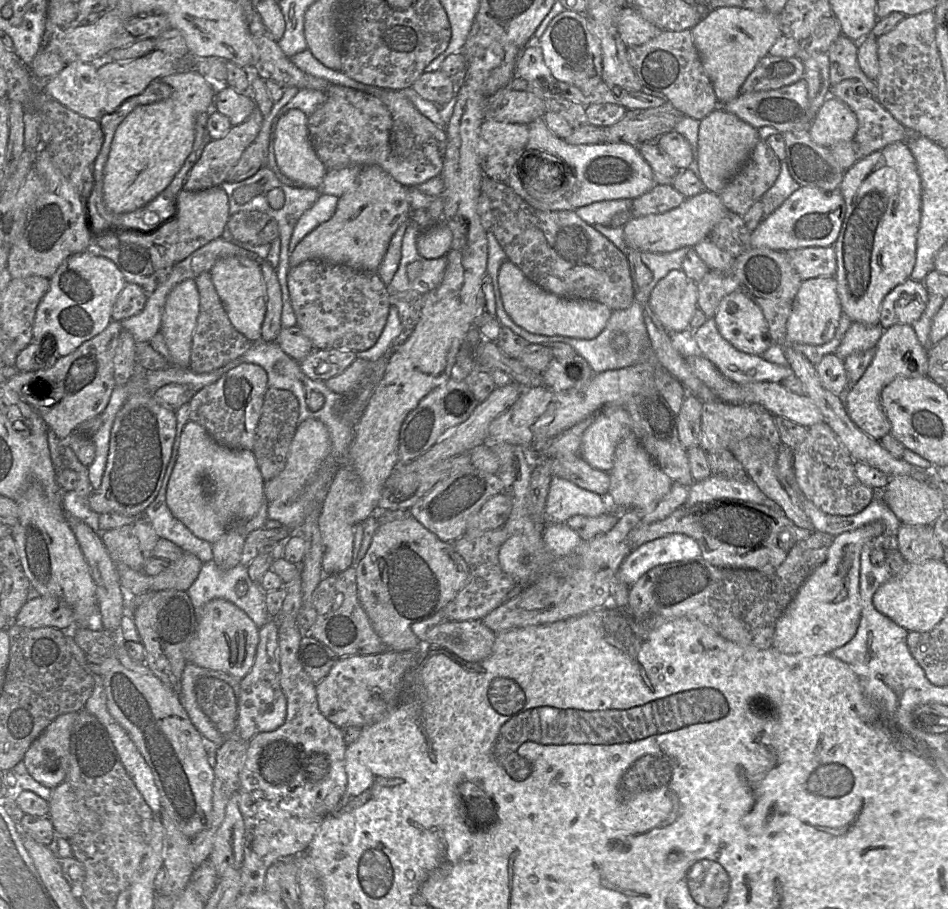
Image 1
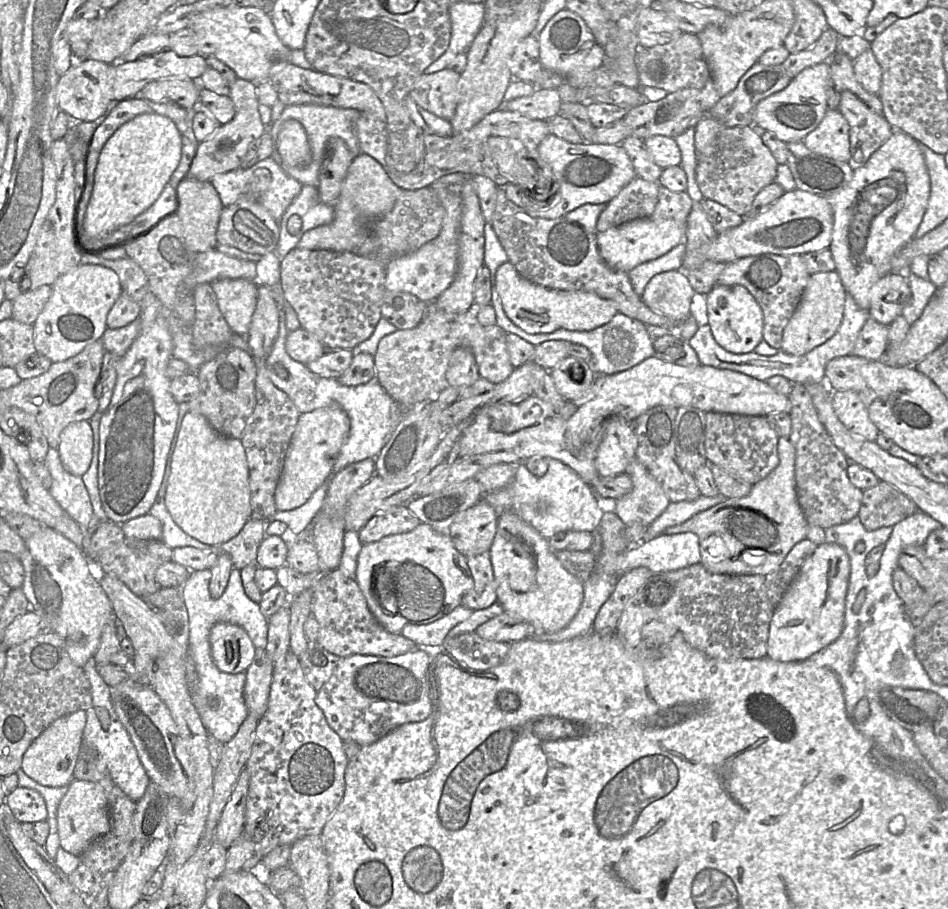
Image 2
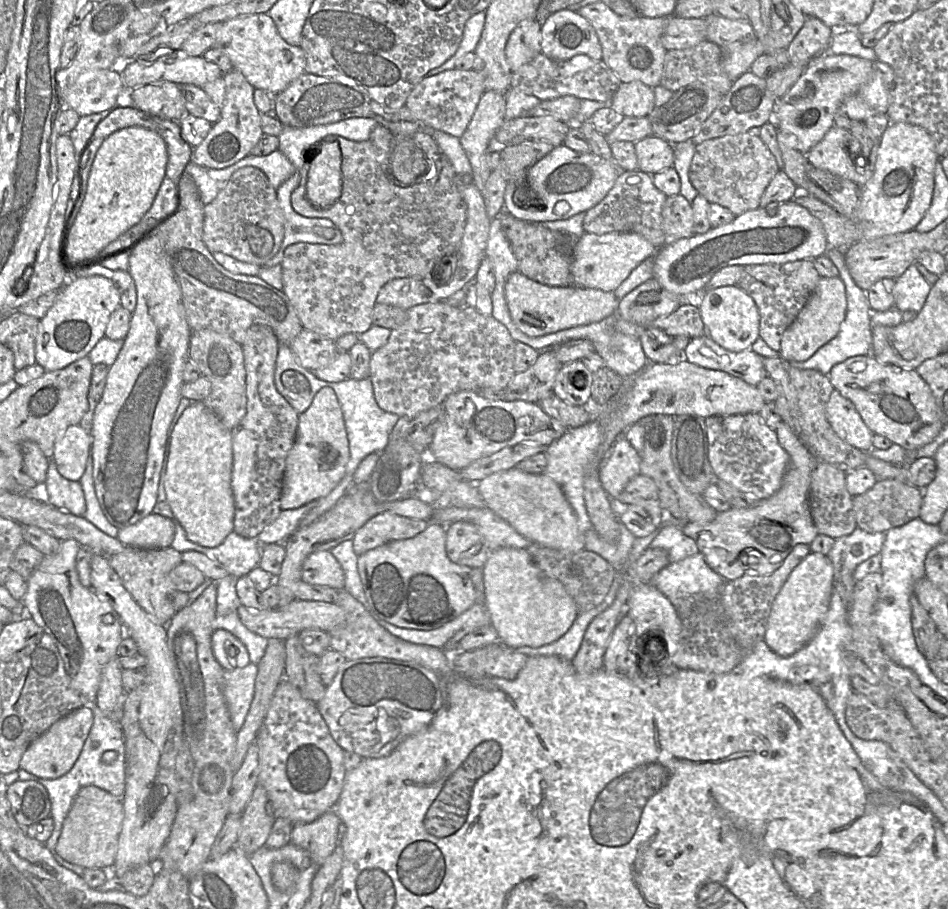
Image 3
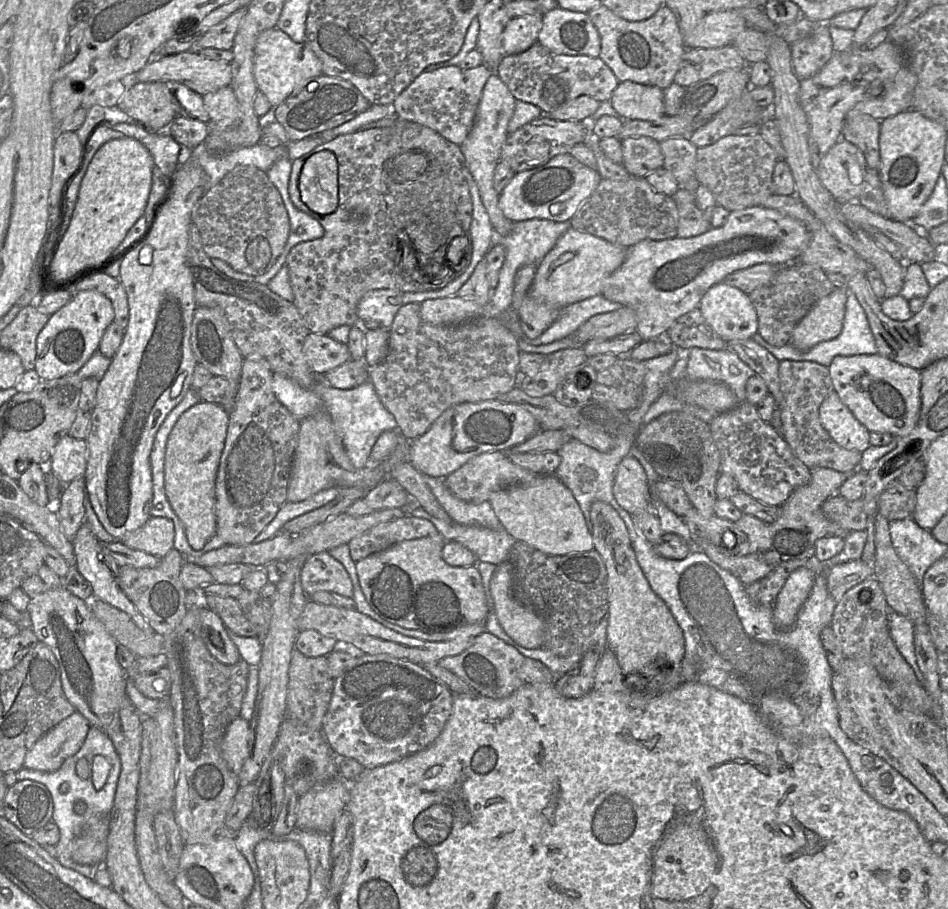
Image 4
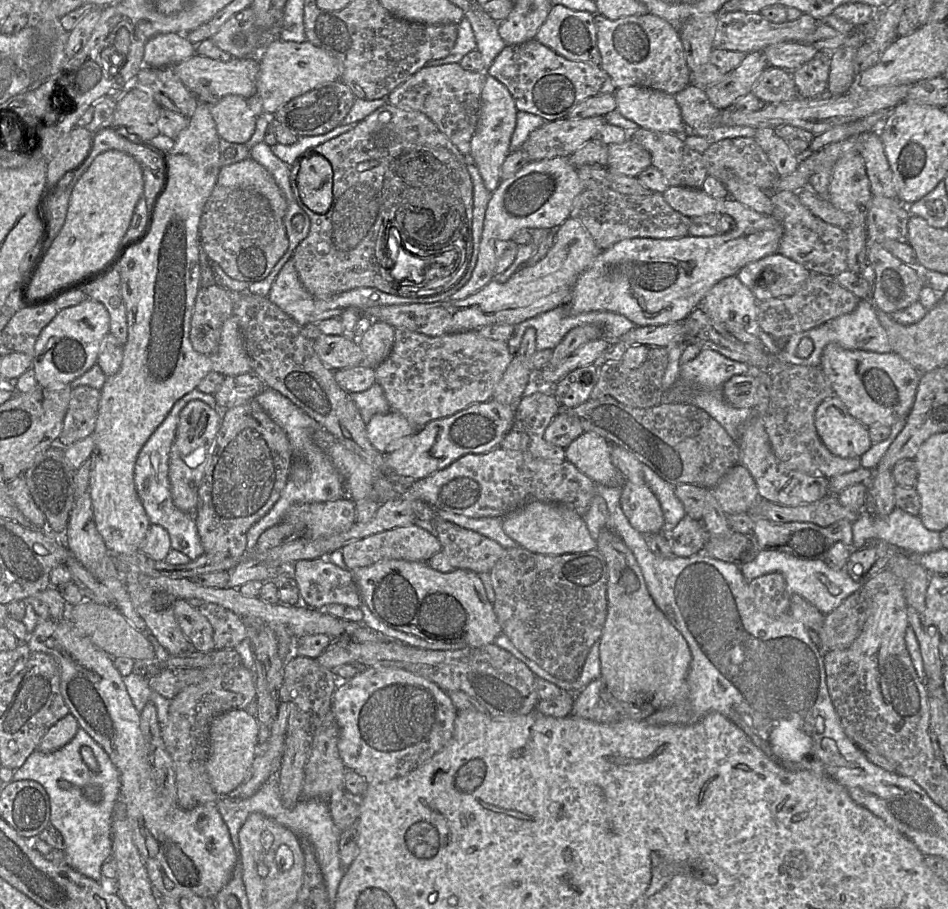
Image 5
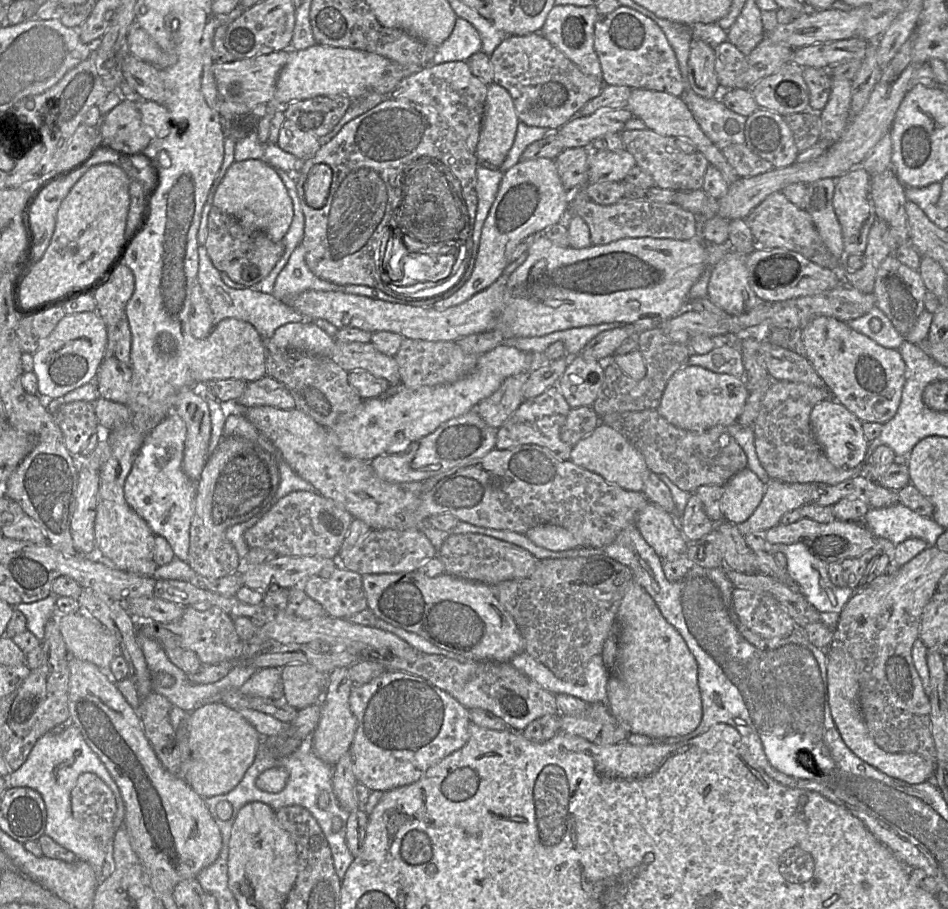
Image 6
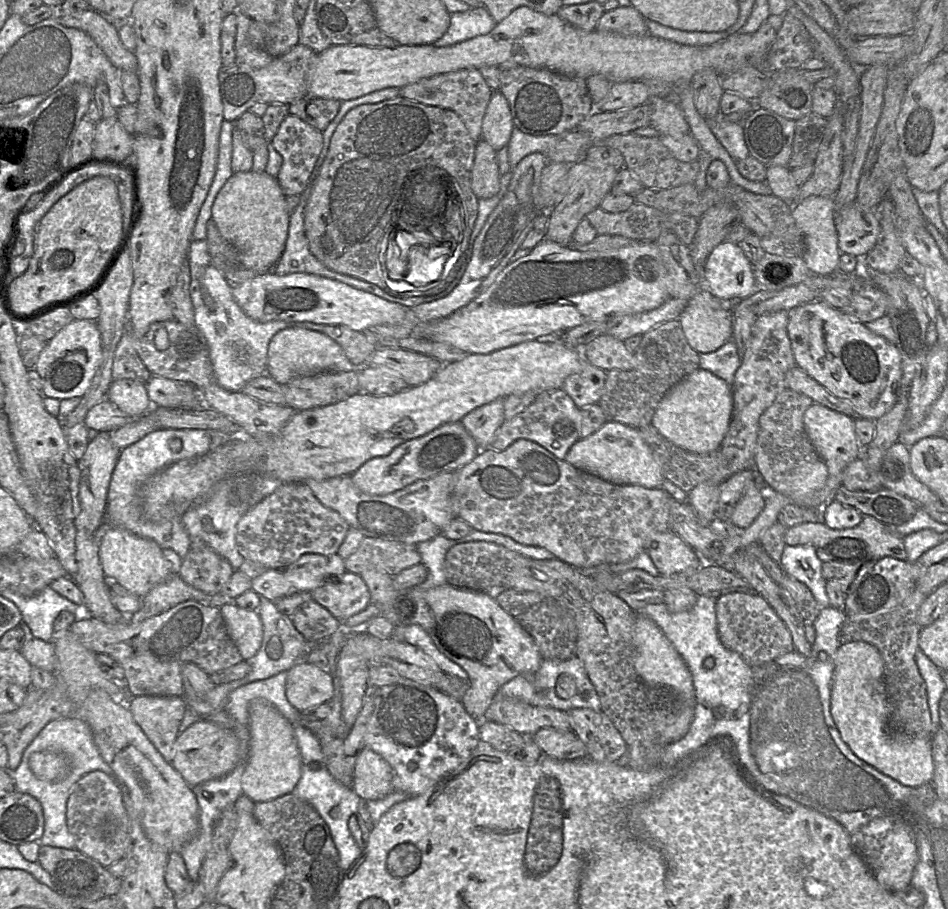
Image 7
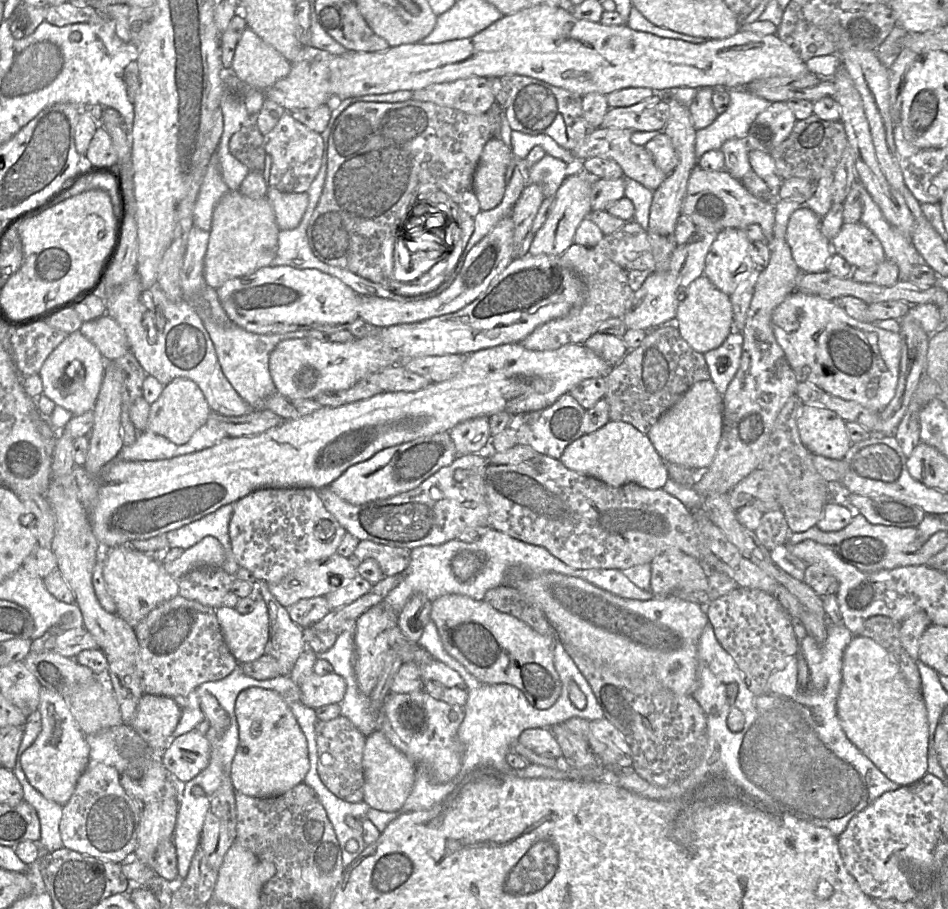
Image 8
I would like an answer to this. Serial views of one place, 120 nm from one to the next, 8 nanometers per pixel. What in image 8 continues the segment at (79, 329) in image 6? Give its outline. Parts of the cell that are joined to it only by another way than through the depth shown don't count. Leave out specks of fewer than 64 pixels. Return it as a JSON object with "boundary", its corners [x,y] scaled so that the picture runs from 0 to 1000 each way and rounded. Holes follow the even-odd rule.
{"boundary":[[[83,364],[76,365],[53,388],[40,410],[45,424],[44,433],[78,458],[88,457],[98,451],[111,405],[112,396],[103,383]]]}

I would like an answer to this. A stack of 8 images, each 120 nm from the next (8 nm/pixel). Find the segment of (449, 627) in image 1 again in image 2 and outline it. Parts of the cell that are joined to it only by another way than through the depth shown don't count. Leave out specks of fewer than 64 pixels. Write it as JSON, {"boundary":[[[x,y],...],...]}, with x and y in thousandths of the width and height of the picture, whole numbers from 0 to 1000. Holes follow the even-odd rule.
{"boundary":[[[500,694],[474,703],[470,700],[464,714],[468,714],[487,734],[513,738],[527,732],[537,713],[538,707],[511,704]]]}

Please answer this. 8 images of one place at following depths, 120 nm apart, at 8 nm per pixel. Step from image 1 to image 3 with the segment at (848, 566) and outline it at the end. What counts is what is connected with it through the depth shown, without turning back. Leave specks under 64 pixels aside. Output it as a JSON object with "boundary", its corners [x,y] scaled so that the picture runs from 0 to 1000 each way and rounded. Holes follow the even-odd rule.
{"boundary":[[[854,607],[836,626],[821,651],[809,682],[806,705],[820,721],[830,723],[849,711],[871,675],[879,647],[879,622],[873,611]]]}

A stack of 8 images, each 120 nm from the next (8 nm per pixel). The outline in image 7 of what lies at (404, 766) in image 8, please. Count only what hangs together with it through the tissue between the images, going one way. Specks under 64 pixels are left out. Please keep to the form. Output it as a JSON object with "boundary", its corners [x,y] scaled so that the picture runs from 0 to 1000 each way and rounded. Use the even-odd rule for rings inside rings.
{"boundary":[[[388,822],[380,828],[373,845],[372,868],[386,880],[399,880],[415,870],[414,846],[409,838]]]}

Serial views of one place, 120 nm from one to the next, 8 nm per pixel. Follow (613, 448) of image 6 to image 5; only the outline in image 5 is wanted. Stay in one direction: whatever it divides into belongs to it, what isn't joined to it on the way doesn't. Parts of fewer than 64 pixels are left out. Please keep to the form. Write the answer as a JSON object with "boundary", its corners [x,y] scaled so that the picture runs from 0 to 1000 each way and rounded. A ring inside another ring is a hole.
{"boundary":[[[615,475],[596,493],[597,506],[628,531],[654,536],[658,527],[645,505],[645,487],[635,480]]]}

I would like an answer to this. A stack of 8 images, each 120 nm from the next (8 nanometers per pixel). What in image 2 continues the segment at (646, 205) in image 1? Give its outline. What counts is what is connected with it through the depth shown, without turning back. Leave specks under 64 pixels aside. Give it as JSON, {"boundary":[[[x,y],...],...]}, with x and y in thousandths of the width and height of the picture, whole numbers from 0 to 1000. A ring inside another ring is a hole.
{"boundary":[[[695,204],[694,223],[687,240],[691,242],[710,241],[713,244],[725,244],[732,222],[724,210],[709,211]]]}

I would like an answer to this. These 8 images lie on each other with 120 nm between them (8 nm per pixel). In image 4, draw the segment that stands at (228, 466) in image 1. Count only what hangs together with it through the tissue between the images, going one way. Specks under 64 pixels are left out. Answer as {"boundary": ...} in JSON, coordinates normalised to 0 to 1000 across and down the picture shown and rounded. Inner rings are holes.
{"boundary":[[[212,440],[188,460],[175,488],[174,543],[205,605],[213,604],[228,586],[227,528],[239,477],[241,454],[234,447]]]}

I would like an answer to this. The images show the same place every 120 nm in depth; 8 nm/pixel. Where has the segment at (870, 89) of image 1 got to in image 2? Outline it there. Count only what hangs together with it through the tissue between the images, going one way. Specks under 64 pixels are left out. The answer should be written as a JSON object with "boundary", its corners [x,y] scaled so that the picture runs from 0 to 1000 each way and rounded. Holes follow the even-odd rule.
{"boundary":[[[883,56],[873,68],[878,87],[872,100],[872,116],[874,120],[884,121],[886,103],[890,99],[896,99],[921,122],[931,125],[931,116],[927,105],[915,101],[903,88],[900,67],[895,61]]]}

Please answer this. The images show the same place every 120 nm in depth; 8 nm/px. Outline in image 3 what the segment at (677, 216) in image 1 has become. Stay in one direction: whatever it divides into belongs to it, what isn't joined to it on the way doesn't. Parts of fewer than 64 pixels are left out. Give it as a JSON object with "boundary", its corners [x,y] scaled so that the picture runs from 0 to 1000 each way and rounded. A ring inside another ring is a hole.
{"boundary":[[[617,255],[610,264],[602,290],[602,314],[648,321],[671,294],[679,286],[690,283],[693,275],[671,256],[645,255],[630,259]]]}

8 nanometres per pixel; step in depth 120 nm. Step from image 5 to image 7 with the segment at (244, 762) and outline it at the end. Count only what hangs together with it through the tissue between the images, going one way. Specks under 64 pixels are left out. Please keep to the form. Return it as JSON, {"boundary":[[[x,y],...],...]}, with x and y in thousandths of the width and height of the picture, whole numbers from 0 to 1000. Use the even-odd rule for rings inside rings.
{"boundary":[[[211,791],[188,809],[180,838],[200,865],[230,857],[245,848],[252,838],[252,814],[246,802]]]}

